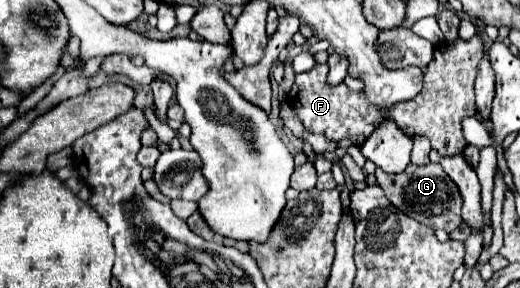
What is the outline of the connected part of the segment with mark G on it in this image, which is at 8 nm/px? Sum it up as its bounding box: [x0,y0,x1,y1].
[375,162,463,234]

